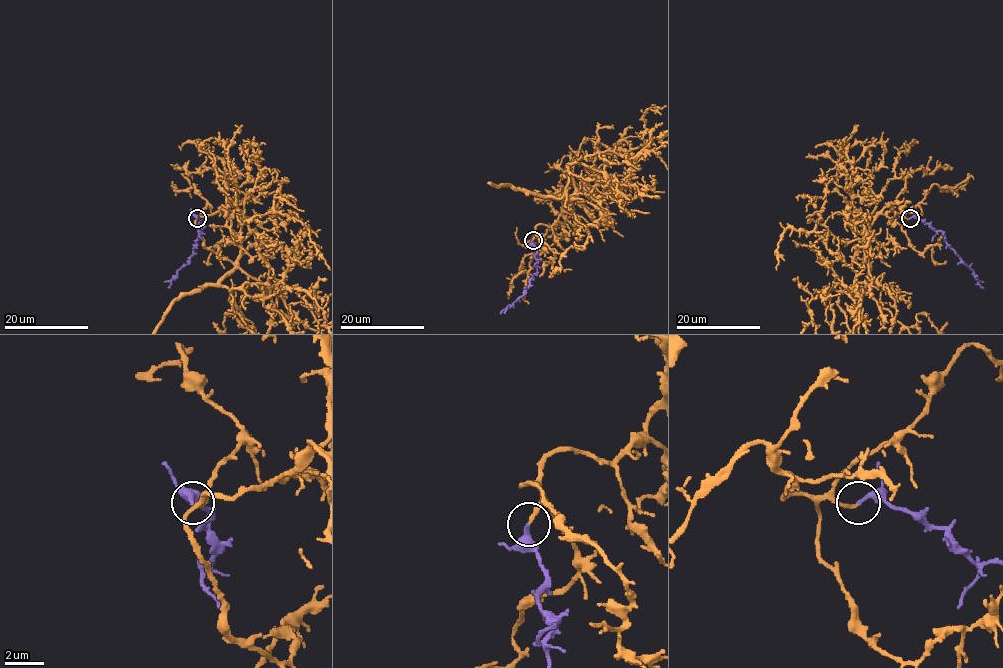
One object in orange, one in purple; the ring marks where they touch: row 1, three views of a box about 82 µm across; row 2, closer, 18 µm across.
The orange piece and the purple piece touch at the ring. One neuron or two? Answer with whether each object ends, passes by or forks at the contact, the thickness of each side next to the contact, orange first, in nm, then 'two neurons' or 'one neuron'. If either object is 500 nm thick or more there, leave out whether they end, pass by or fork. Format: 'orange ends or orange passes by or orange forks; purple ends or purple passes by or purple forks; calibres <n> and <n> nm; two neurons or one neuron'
orange ends; purple ends; calibres 180 and 260 nm; one neuron

